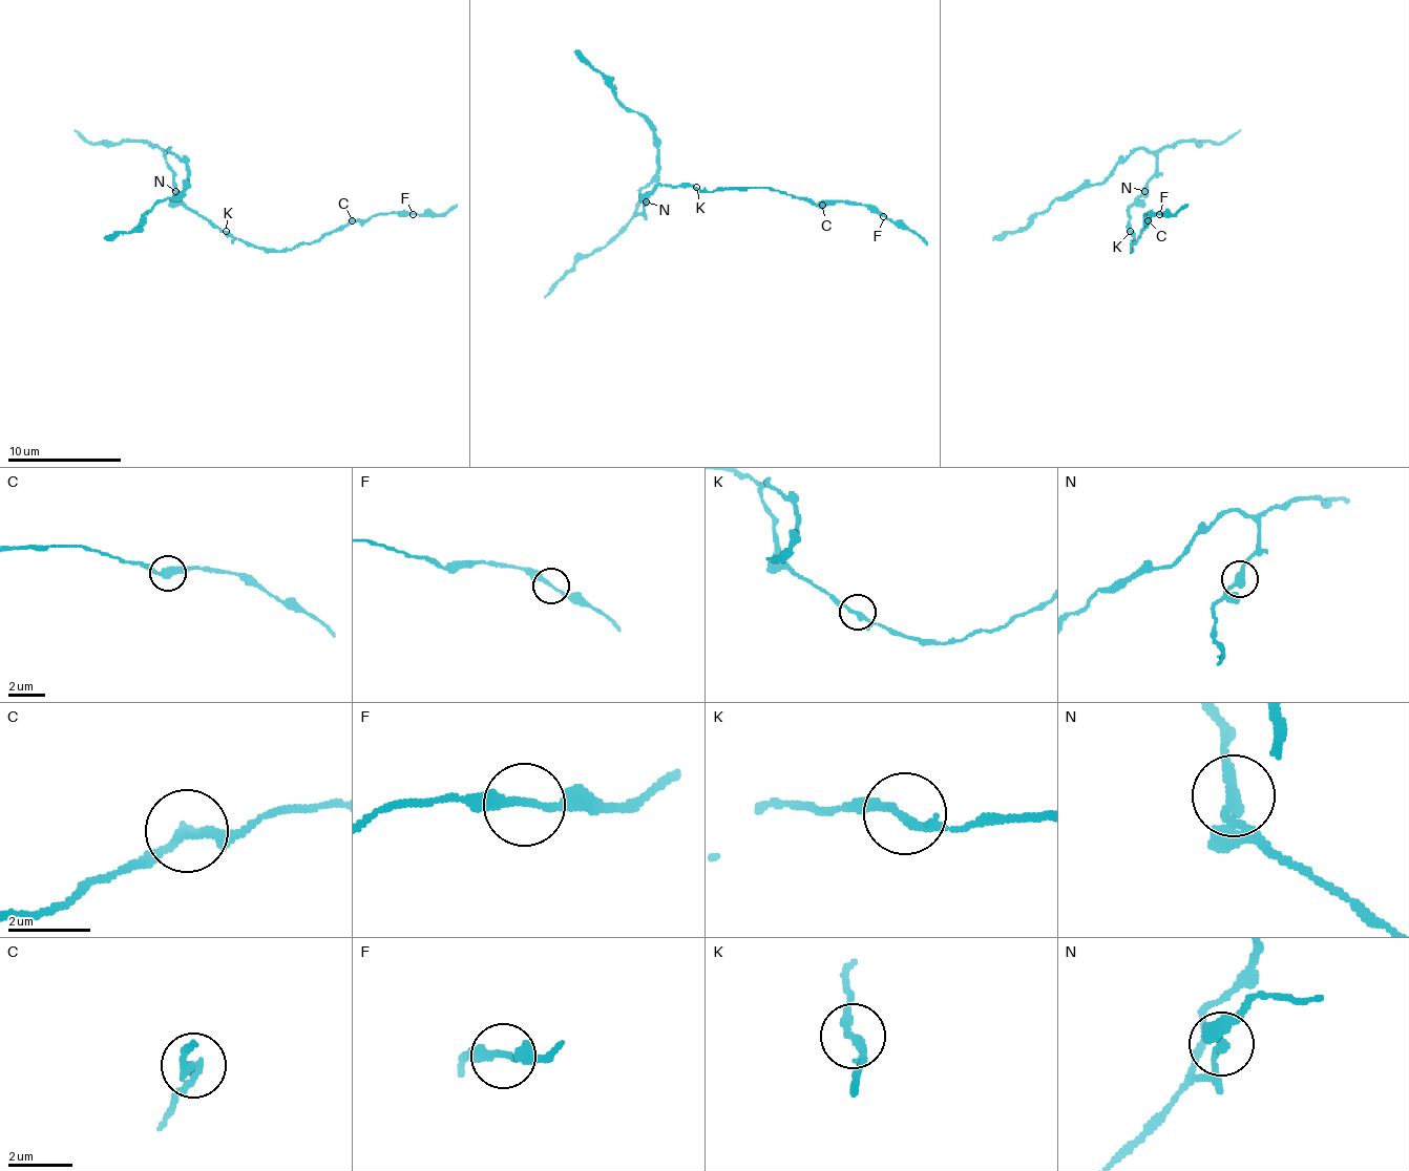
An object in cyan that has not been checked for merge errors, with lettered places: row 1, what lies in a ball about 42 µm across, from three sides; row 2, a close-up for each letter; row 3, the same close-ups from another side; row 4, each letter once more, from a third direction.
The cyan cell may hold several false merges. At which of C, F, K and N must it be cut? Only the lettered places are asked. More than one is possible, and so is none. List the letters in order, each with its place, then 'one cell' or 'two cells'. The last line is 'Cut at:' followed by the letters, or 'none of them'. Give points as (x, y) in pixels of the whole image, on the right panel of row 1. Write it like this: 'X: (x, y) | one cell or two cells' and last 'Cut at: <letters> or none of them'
C: (1148, 220) | one cell
F: (1159, 214) | one cell
K: (1130, 231) | one cell
N: (1144, 191) | two cells
Cut at: N

